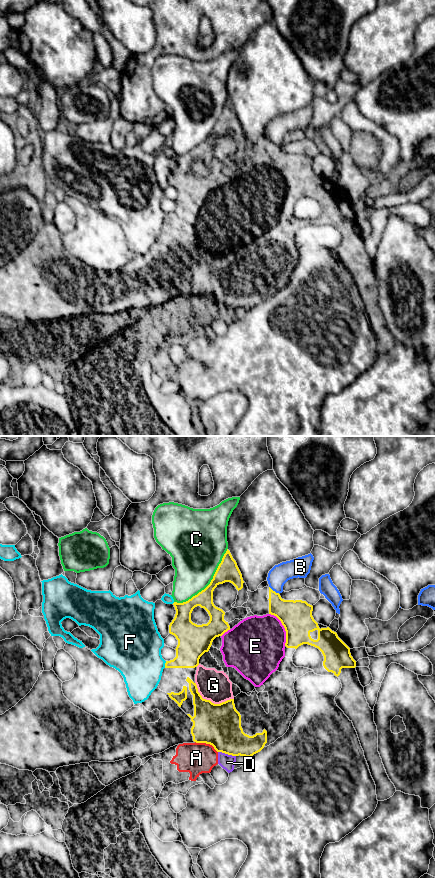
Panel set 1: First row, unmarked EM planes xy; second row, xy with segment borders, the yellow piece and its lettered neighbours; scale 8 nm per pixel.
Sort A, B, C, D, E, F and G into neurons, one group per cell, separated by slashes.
A D E G / B / C / F

